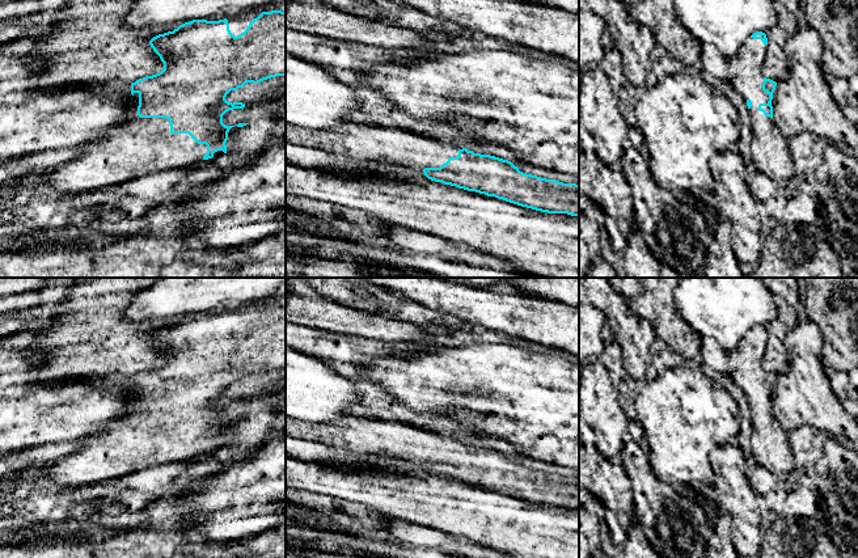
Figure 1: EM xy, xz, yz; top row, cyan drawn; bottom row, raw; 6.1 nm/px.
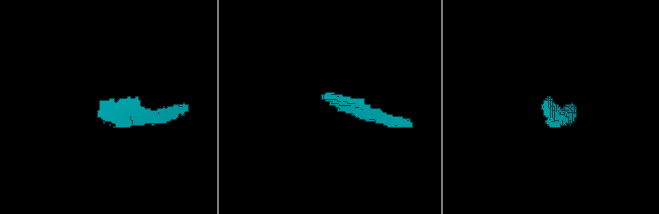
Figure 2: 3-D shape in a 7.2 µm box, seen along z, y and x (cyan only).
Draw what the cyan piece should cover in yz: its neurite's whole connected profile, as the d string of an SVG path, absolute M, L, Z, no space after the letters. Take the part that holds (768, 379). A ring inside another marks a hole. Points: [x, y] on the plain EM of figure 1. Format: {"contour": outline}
{"contour": "M753 326L728 352L727 373L747 396L752 415L751 453L757 465L782 475L795 475L794 455L789 435L773 414L773 386L777 376L764 369L768 331Z"}

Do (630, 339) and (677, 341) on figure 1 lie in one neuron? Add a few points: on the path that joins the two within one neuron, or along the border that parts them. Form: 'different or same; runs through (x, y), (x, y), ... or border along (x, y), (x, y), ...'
different; border along (634, 315), (645, 318), (651, 325), (656, 337)

